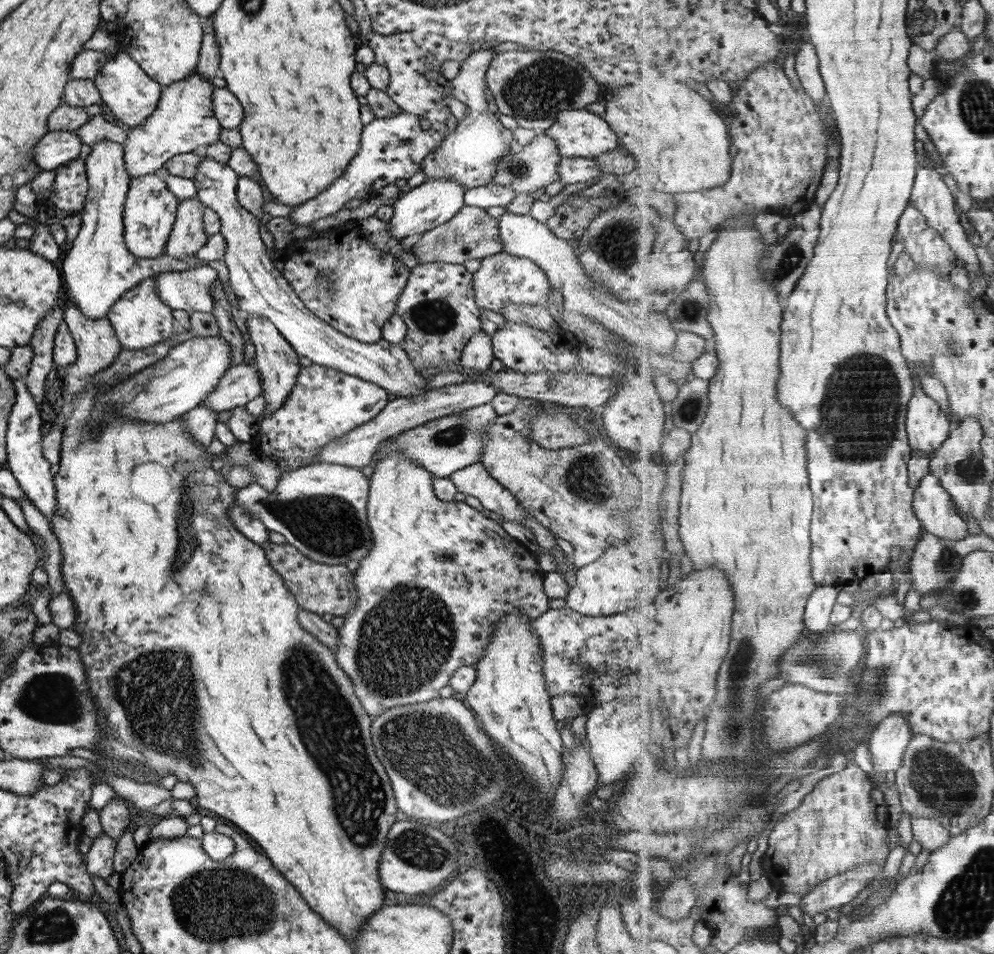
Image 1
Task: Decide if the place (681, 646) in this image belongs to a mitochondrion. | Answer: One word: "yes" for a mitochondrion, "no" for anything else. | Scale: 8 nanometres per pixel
no

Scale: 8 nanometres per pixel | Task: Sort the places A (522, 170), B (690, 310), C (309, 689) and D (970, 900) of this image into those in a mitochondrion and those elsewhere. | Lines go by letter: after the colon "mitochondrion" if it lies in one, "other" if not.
A: mitochondrion
B: mitochondrion
C: mitochondrion
D: mitochondrion

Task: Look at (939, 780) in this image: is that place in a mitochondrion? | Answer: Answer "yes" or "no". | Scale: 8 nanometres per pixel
yes

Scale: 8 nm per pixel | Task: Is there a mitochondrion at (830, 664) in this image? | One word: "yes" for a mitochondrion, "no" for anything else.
yes

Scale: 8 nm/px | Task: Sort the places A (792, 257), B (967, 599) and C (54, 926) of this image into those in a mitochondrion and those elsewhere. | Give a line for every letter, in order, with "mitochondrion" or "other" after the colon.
A: mitochondrion
B: mitochondrion
C: mitochondrion

